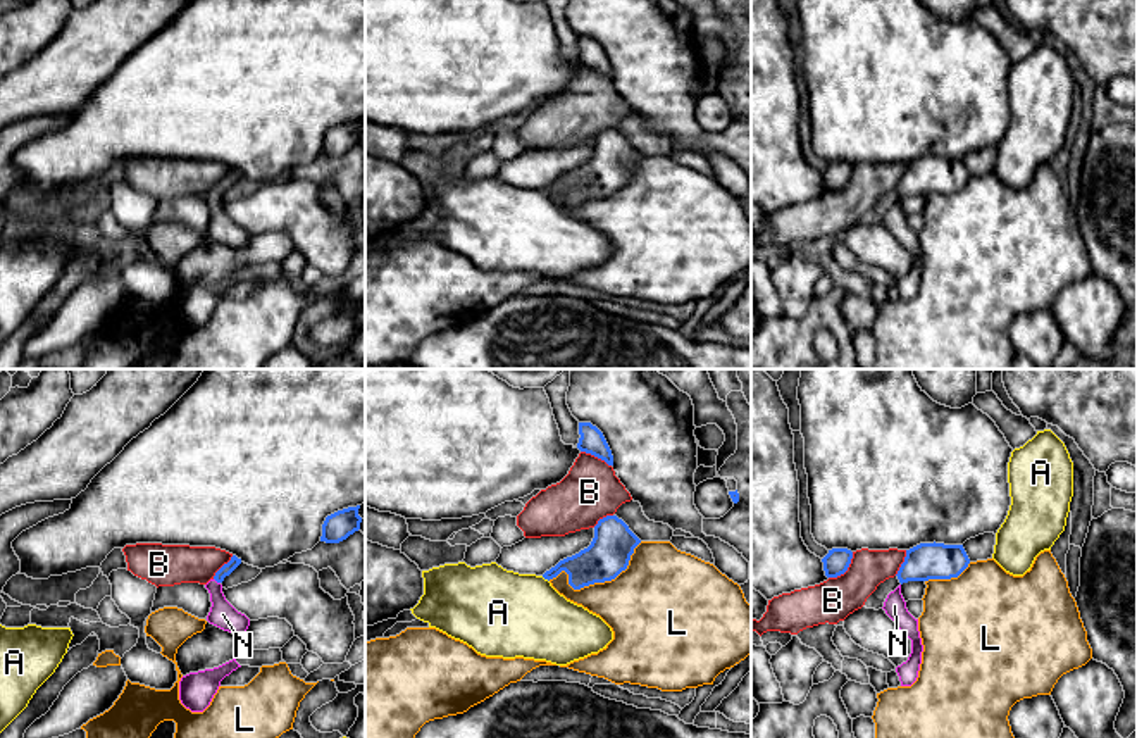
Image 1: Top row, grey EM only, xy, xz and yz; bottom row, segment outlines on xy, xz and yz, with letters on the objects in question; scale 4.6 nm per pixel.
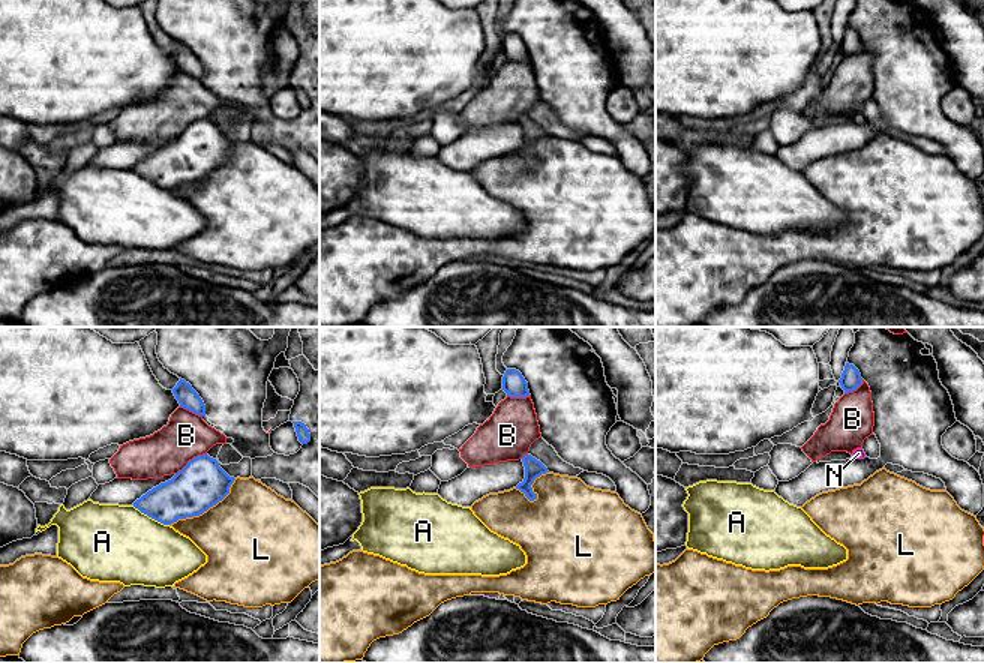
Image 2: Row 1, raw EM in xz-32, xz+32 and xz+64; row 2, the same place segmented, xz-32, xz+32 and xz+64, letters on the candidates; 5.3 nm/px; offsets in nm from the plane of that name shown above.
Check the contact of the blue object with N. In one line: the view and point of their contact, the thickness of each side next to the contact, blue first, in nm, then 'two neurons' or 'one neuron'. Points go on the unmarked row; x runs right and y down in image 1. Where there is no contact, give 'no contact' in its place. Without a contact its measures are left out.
xy (217, 195) | 60/120 nm | one neuron

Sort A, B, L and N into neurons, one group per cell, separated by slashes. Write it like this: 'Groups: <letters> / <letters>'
Groups: A / B / L / N

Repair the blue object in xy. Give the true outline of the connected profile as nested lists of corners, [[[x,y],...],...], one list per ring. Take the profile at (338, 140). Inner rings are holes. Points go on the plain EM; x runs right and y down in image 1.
[[[360,119],[348,121],[327,129],[322,138],[320,155],[339,157],[355,145],[358,145],[362,136],[362,131],[358,129],[358,122]]]

